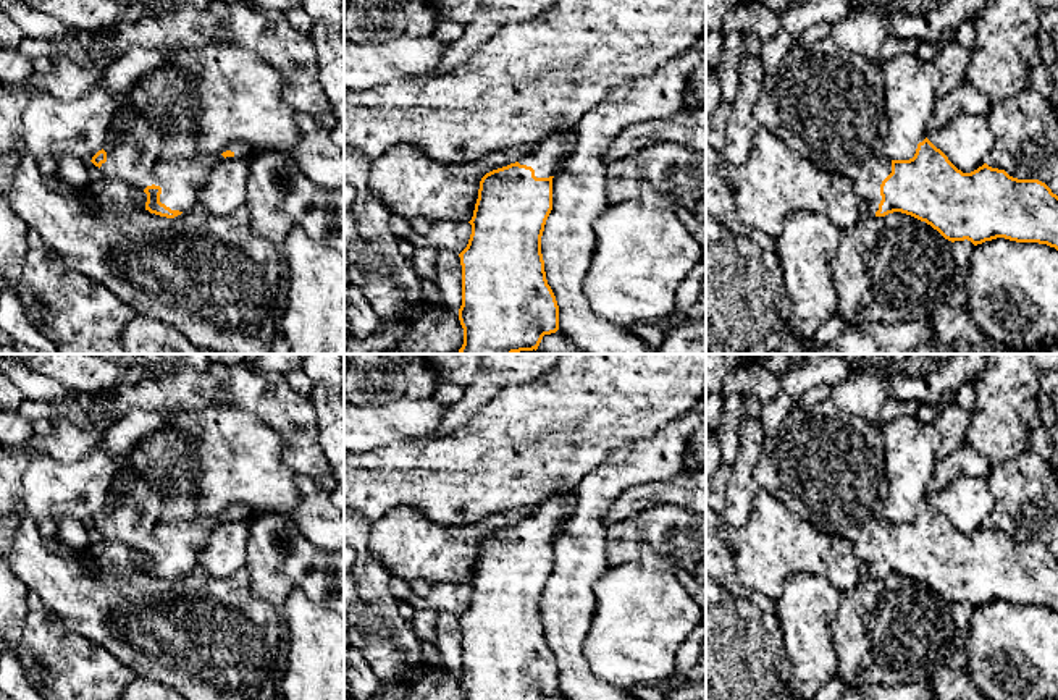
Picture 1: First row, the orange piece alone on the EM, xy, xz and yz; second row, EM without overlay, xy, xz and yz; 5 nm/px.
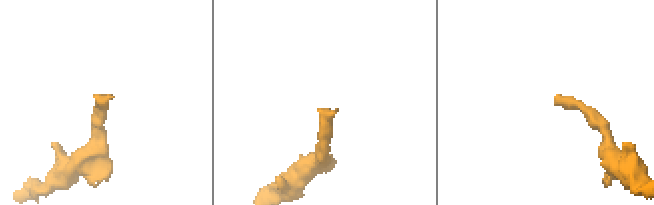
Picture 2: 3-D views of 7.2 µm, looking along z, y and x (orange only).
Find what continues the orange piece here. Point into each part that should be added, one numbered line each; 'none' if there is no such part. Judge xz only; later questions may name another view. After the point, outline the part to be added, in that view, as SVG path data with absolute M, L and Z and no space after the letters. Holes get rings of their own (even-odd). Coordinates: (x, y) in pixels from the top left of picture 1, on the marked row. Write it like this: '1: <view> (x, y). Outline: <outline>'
1: xz (545, 156). Outline: M556 131L530 147L519 163L531 167L536 178L554 176L560 160L567 155L565 131Z

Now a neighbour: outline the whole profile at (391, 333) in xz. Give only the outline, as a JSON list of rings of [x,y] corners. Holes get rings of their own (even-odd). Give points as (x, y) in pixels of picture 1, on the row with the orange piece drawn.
[[[422,301],[422,306],[409,317],[397,320],[383,320],[381,328],[367,338],[359,338],[354,333],[344,341],[344,354],[380,354],[394,346],[401,346],[405,339],[407,327],[418,318],[418,315],[435,304]]]

